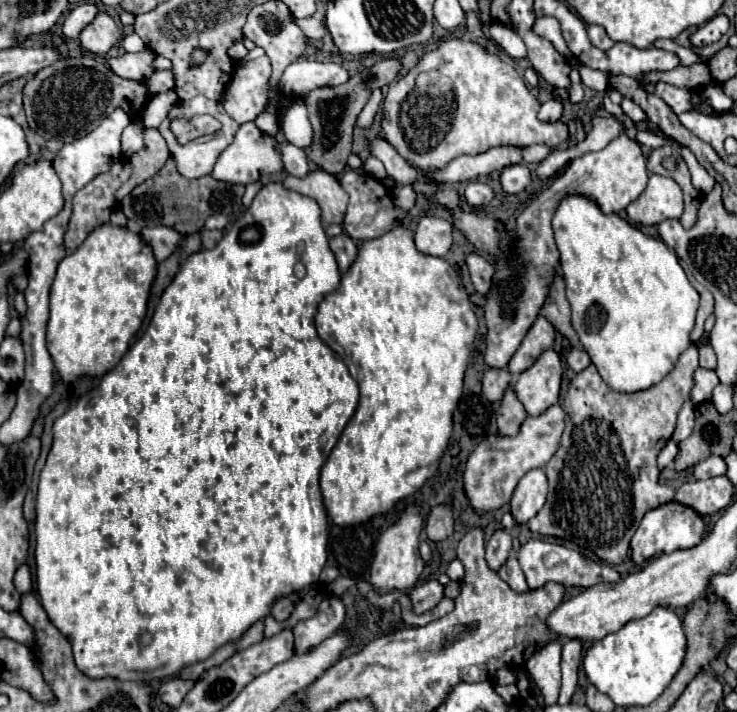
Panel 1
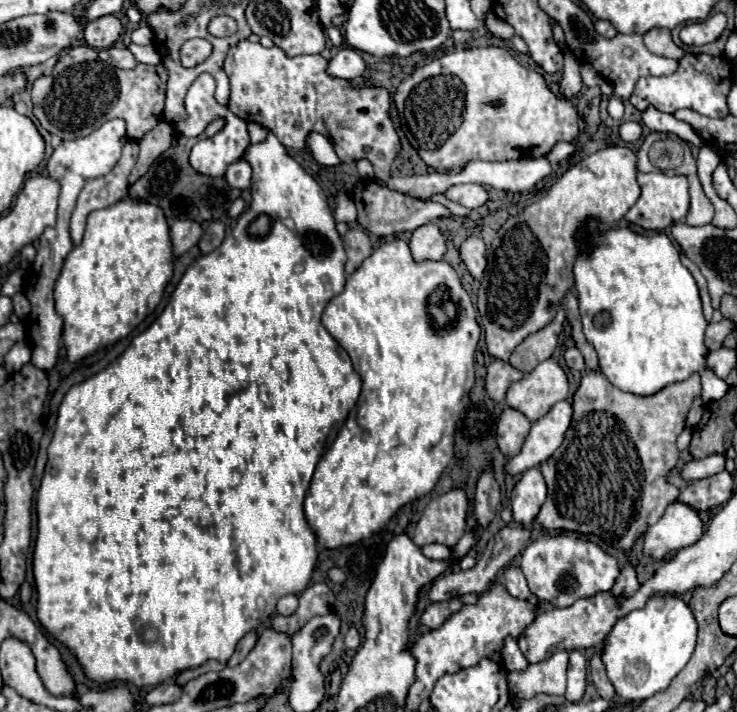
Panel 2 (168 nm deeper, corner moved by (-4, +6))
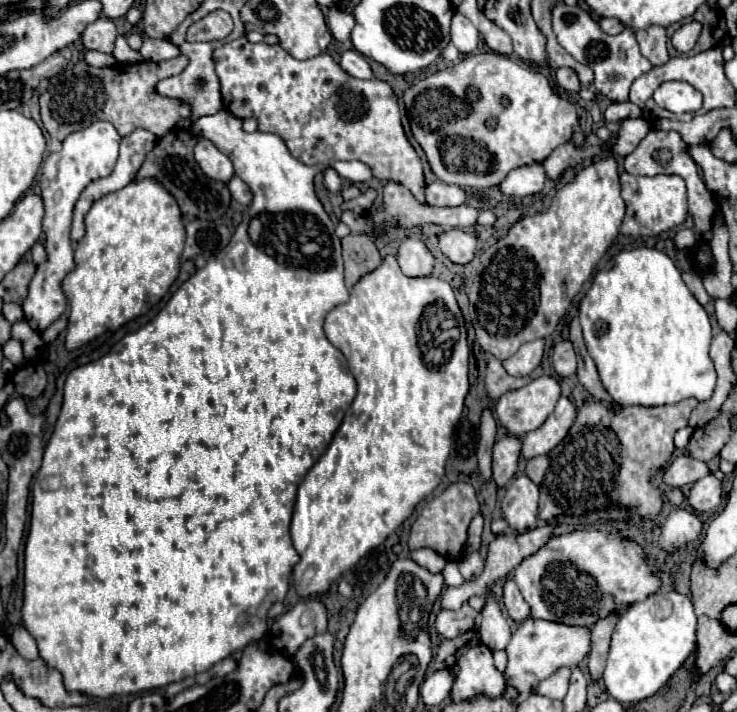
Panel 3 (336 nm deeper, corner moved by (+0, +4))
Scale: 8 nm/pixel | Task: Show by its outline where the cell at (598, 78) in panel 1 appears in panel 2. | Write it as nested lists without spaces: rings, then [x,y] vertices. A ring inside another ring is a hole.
[[[648,107],[644,113],[642,113],[642,123],[650,129],[650,131],[668,131],[668,133],[674,133],[678,135],[680,139],[692,143],[694,147],[702,147],[704,141],[700,139],[700,135],[684,121],[676,119],[674,115],[668,115],[668,113],[662,113],[654,107]]]

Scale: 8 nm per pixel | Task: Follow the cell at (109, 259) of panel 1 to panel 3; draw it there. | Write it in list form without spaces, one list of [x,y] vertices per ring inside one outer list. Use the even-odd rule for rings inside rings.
[[[142,179],[132,181],[120,191],[108,193],[102,199],[98,199],[92,209],[86,215],[86,235],[76,247],[74,259],[76,269],[68,273],[62,281],[62,289],[68,297],[68,335],[66,335],[66,347],[78,349],[80,345],[92,341],[94,337],[116,331],[124,323],[144,315],[150,311],[152,305],[156,305],[174,279],[180,273],[180,255],[184,249],[184,221],[182,211],[174,199],[174,195],[156,179]]]

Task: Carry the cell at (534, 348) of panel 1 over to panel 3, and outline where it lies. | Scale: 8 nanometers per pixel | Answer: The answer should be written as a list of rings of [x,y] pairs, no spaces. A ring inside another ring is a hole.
[[[542,339],[530,341],[530,343],[524,343],[518,349],[518,353],[508,357],[502,365],[508,371],[508,375],[524,377],[524,375],[530,375],[540,365],[542,353],[544,353],[544,341]]]

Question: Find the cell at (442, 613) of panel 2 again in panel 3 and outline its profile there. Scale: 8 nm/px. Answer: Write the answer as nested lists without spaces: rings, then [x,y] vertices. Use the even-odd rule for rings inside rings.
[[[464,605],[460,611],[440,611],[436,617],[436,631],[444,639],[454,639],[454,637],[474,629],[476,617],[478,617],[478,613],[470,605]]]

